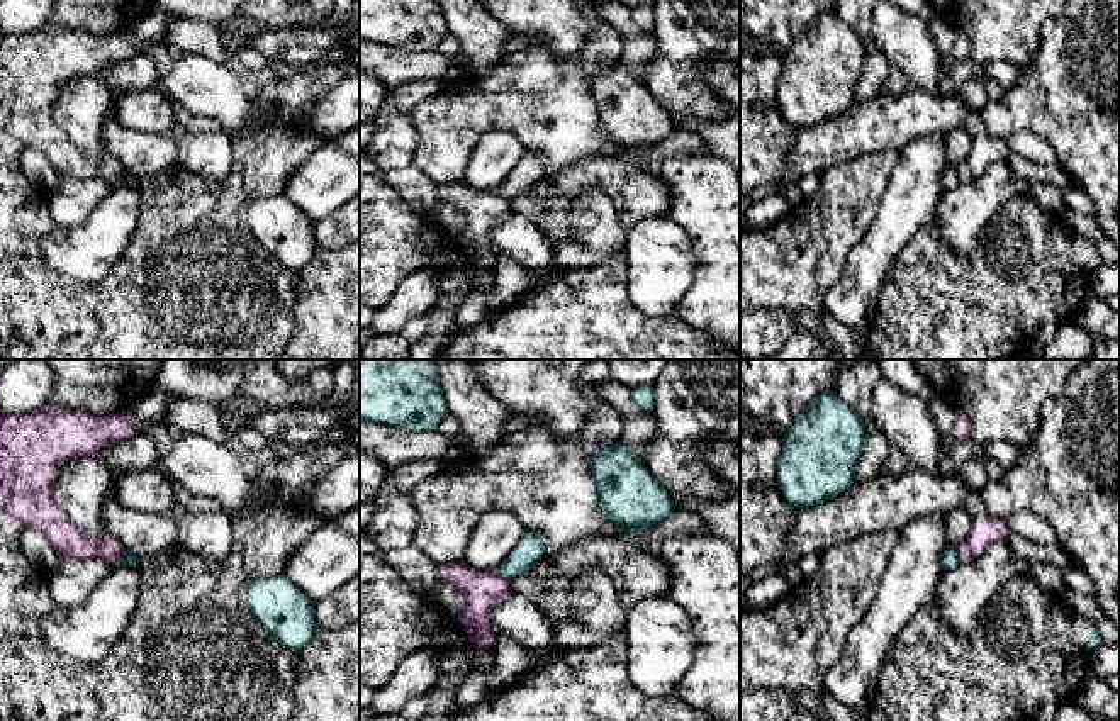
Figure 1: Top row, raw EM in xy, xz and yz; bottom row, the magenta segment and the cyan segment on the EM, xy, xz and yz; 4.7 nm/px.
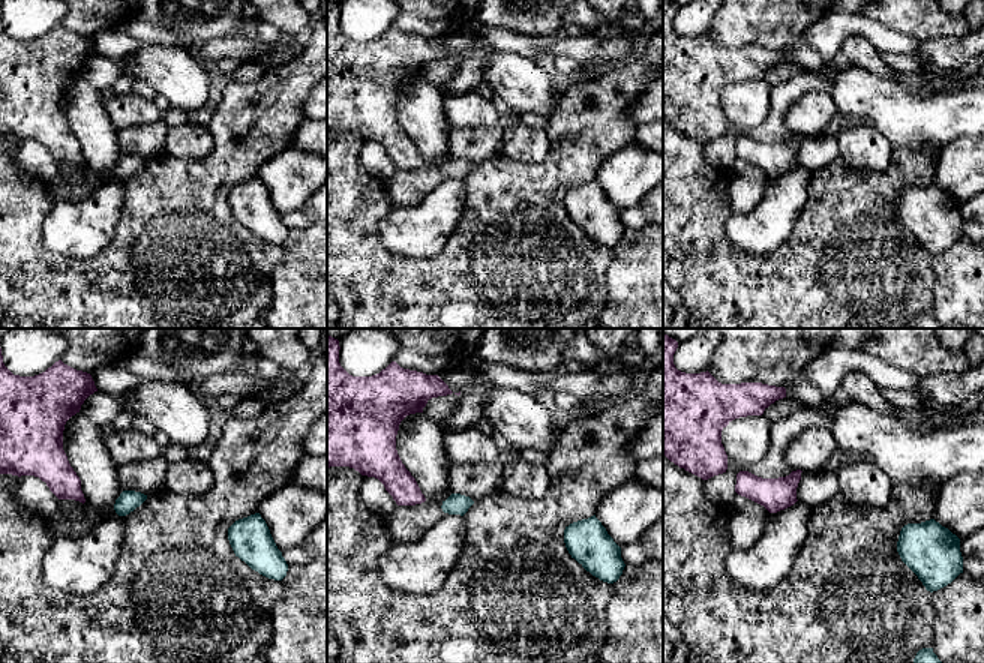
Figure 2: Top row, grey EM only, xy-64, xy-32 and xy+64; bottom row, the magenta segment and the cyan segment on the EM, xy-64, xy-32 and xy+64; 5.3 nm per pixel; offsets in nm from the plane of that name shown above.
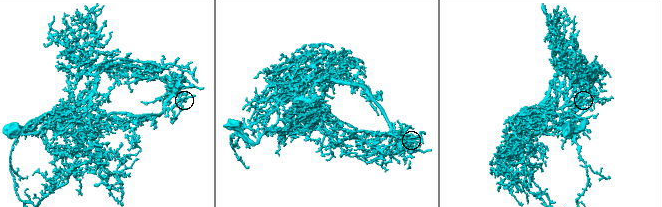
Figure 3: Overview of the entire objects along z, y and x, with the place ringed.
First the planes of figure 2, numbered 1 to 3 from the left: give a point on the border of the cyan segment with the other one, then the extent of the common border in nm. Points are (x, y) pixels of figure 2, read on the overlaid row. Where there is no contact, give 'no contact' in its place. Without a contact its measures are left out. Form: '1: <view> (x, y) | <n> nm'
1: no contact
2: no contact
3: no contact

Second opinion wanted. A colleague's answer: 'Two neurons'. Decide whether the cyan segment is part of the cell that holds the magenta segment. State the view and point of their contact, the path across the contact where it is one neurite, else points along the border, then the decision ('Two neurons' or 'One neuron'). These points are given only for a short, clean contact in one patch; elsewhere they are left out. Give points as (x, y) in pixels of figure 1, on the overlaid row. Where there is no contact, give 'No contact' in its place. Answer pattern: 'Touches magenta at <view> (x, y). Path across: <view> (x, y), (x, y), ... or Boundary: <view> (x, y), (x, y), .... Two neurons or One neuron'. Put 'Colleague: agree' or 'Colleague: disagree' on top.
Colleague: agree
Touches magenta at xy (121, 557). Boundary: xy (126, 550), (114, 564). Two neurons

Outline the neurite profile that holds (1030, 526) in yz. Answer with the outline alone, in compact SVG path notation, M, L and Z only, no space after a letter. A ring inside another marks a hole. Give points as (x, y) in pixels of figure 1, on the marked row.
M1018 511L1005 521L1011 533L1020 534L1032 543L1045 546L1057 545L1057 538L1050 524L1032 511Z

